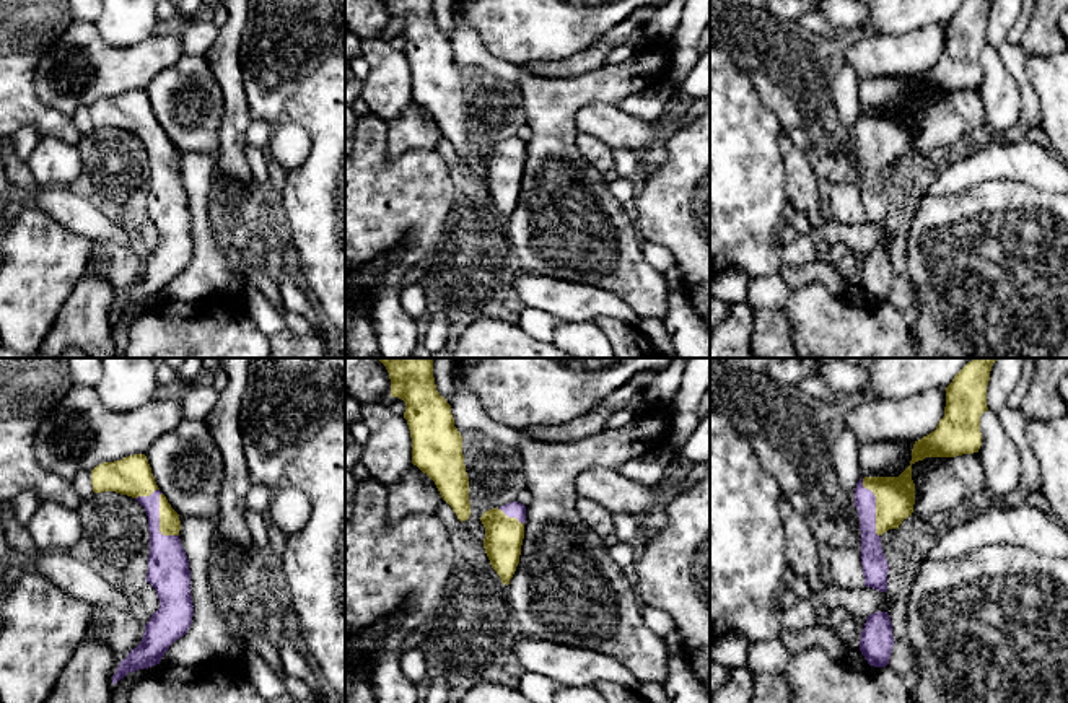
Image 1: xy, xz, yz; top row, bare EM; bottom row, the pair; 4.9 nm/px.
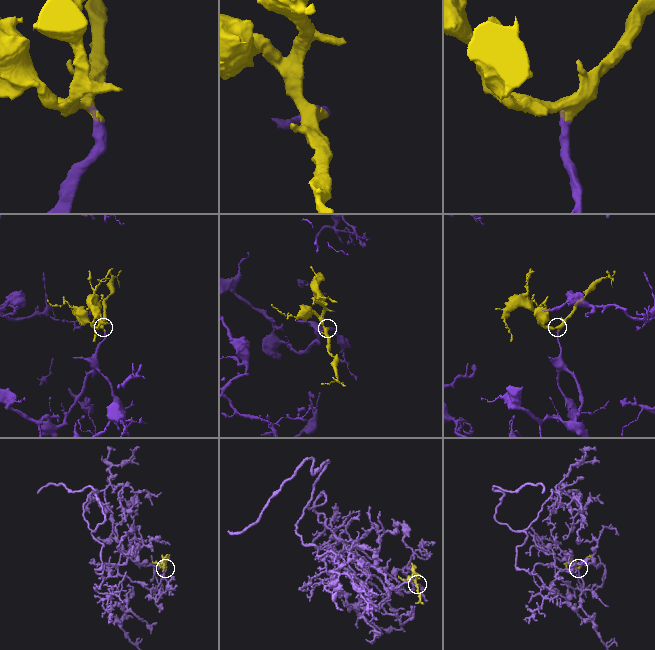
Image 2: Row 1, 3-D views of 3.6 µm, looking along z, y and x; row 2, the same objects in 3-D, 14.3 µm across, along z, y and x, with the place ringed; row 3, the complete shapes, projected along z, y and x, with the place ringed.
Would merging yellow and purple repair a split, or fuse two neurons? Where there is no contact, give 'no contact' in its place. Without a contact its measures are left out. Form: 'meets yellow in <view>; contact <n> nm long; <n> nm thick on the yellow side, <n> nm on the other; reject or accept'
meets yellow in yz; contact 300 nm long; 190 nm thick on the yellow side, 110 nm on the other; accept

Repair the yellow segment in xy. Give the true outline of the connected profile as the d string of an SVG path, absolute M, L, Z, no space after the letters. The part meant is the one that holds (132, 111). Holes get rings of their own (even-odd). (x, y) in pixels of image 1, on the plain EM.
M145 90L96 101L91 106L91 120L94 129L127 130L145 143L150 166L147 218L155 223L160 234L160 244L145 260L140 280L120 296L112 311L114 321L129 308L160 299L169 282L190 264L190 205L179 174L179 150L160 127Z

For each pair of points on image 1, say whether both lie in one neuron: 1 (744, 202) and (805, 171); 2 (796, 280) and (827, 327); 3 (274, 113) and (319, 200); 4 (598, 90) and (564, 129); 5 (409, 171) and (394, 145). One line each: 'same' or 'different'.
1: different
2: different
3: different
4: same
5: different

